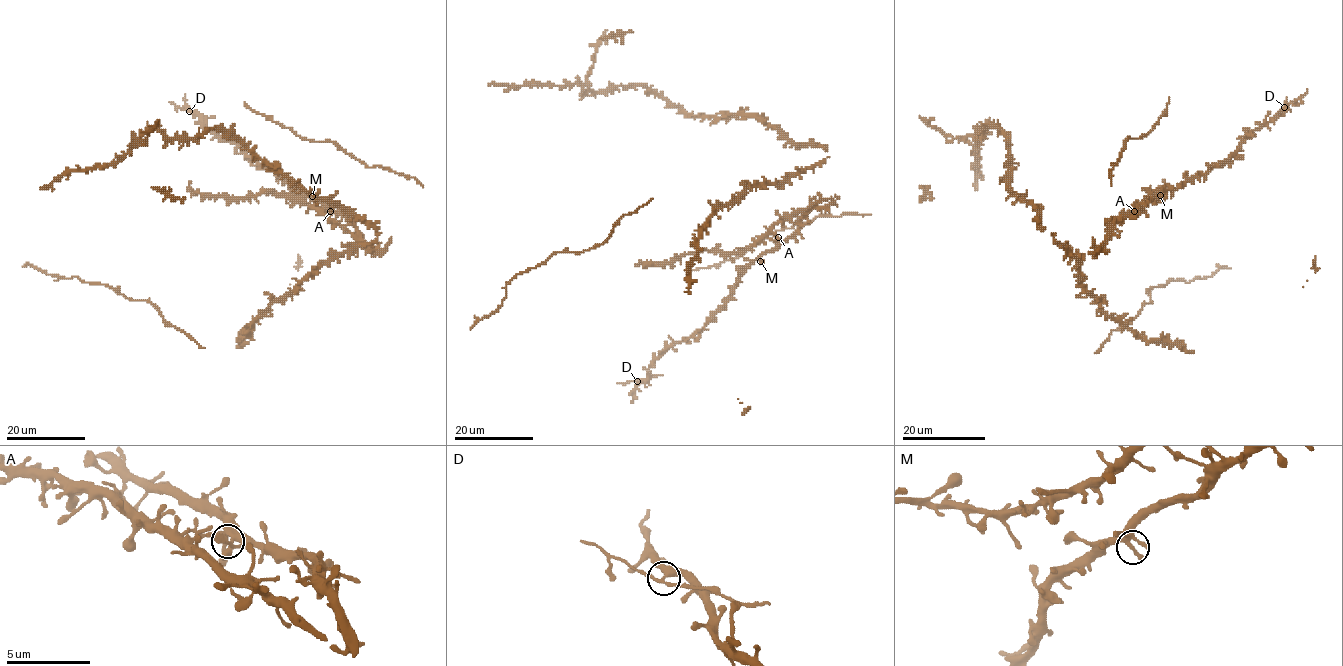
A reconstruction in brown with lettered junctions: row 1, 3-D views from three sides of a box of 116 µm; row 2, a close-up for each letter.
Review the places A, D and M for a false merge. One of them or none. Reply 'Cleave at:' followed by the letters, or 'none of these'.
Cleave at: D

